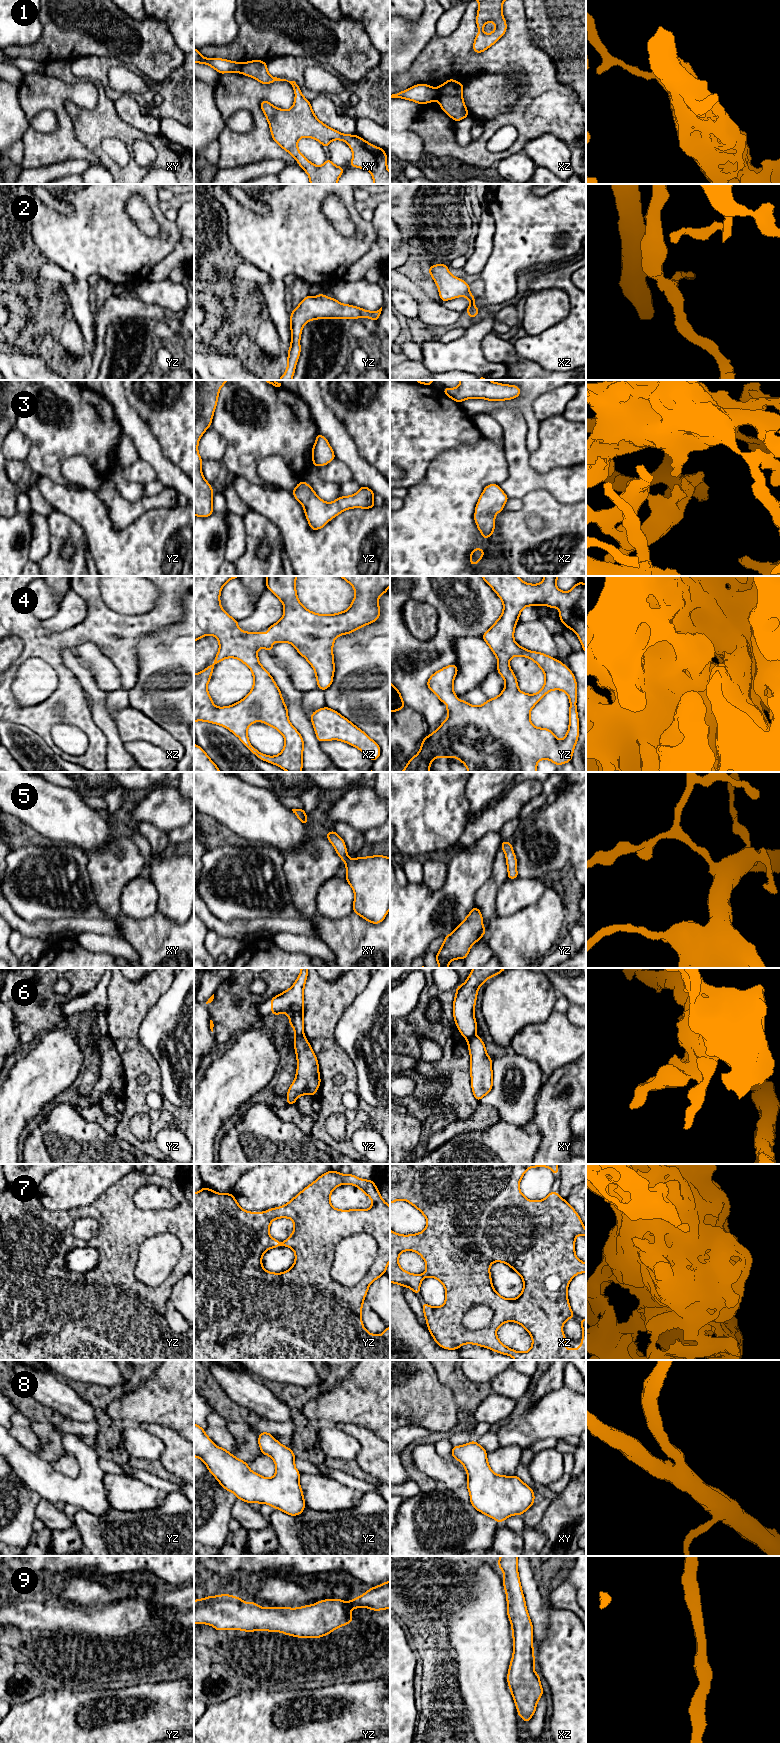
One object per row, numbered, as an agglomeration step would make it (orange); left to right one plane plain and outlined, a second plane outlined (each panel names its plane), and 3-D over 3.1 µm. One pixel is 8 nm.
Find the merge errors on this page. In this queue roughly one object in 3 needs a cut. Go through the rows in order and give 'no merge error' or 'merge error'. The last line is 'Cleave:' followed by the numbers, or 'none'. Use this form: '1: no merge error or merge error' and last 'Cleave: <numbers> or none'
1: merge error
2: no merge error
3: no merge error
4: no merge error
5: no merge error
6: merge error
7: merge error
8: no merge error
9: no merge error
Cleave: 1, 6, 7

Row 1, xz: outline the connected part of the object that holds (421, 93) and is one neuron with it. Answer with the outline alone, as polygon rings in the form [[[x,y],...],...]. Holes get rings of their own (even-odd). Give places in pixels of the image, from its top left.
[[[417,84],[390,97],[407,99],[421,105],[435,101],[438,97],[438,89],[427,84]]]

